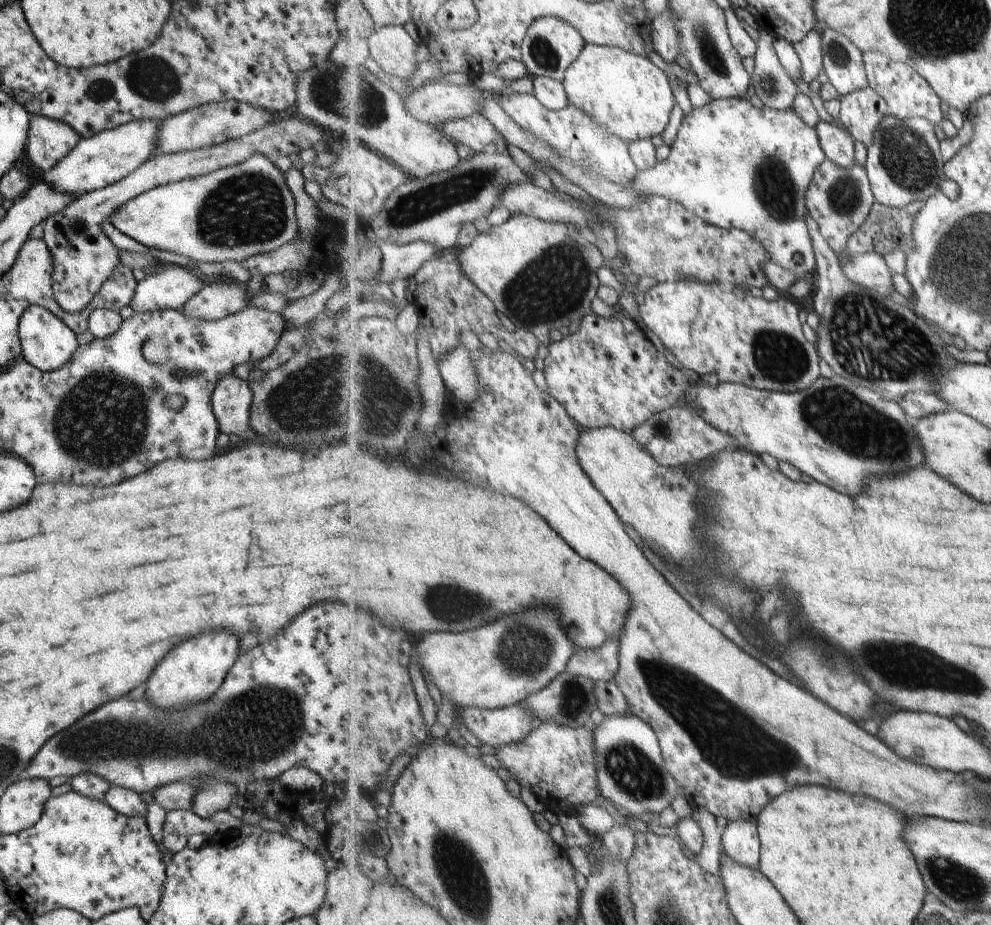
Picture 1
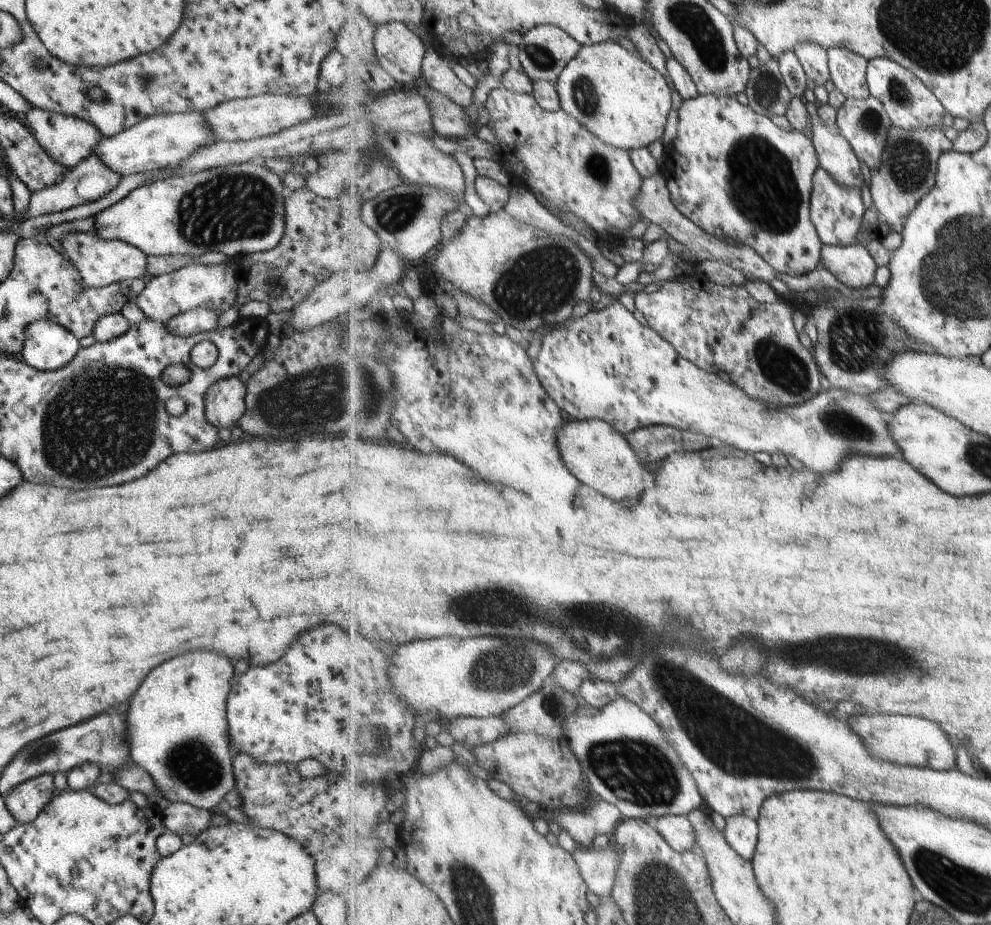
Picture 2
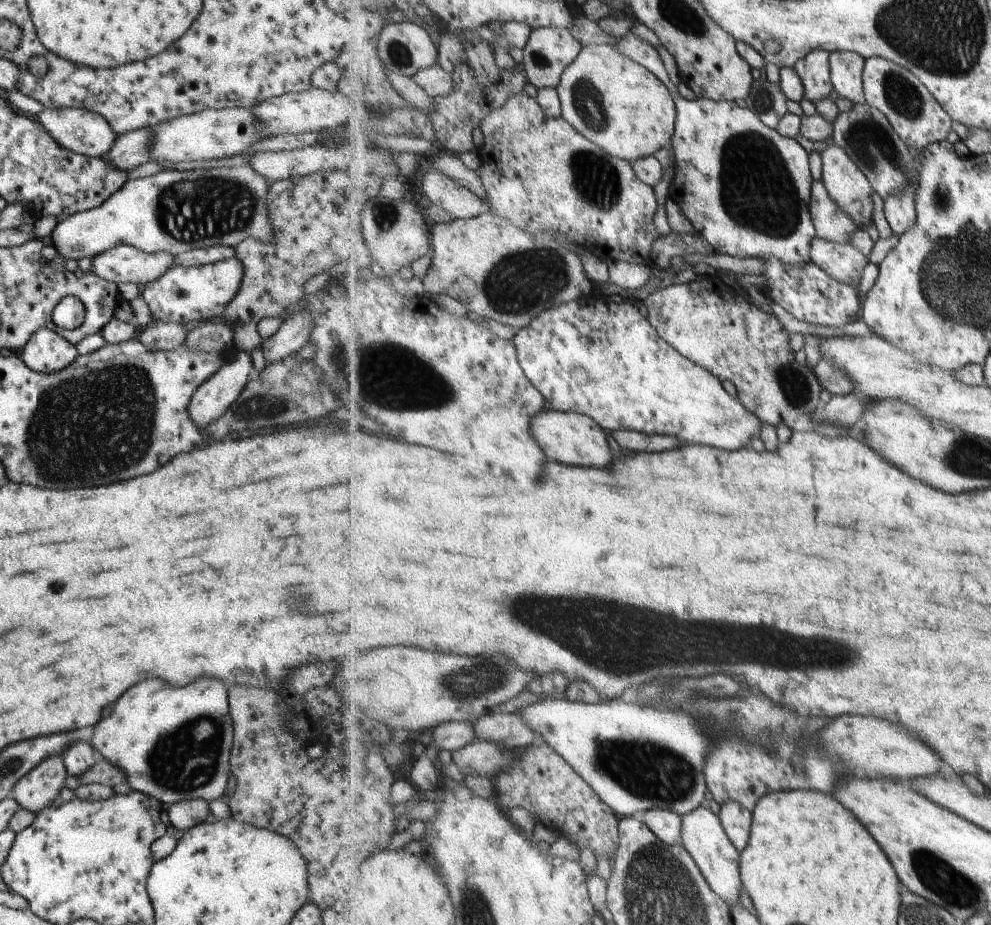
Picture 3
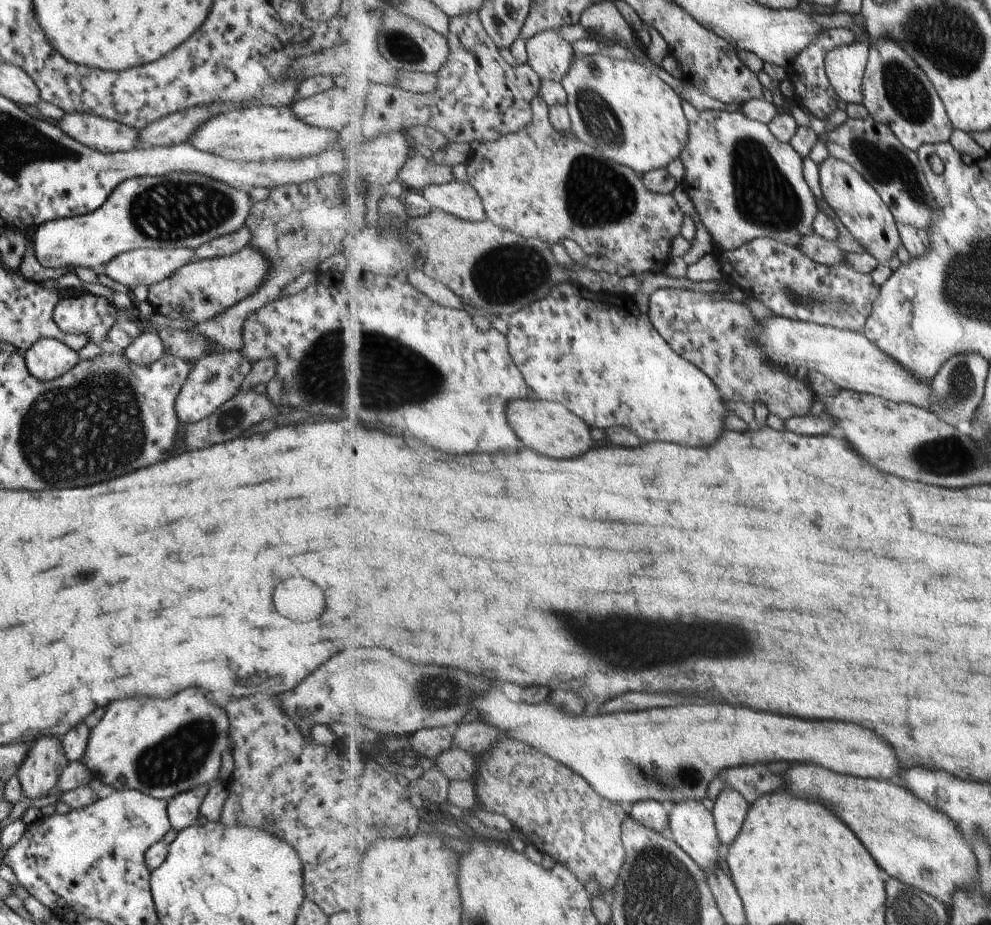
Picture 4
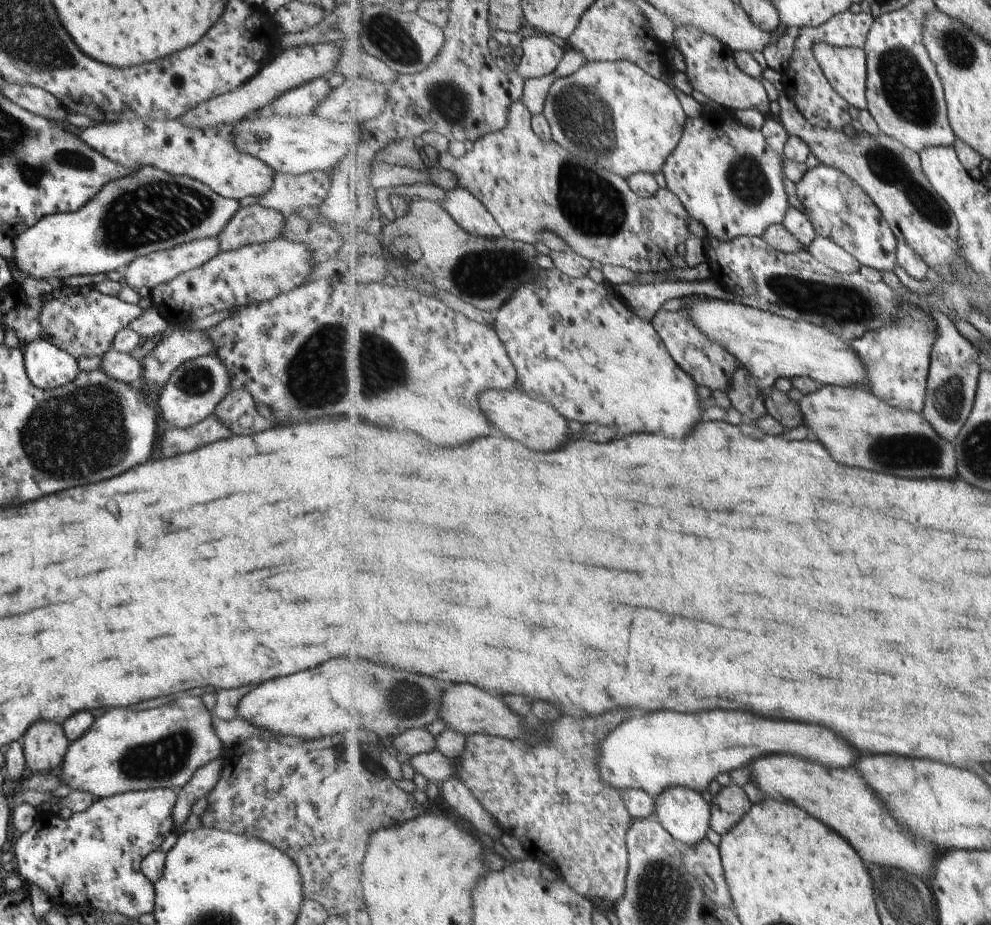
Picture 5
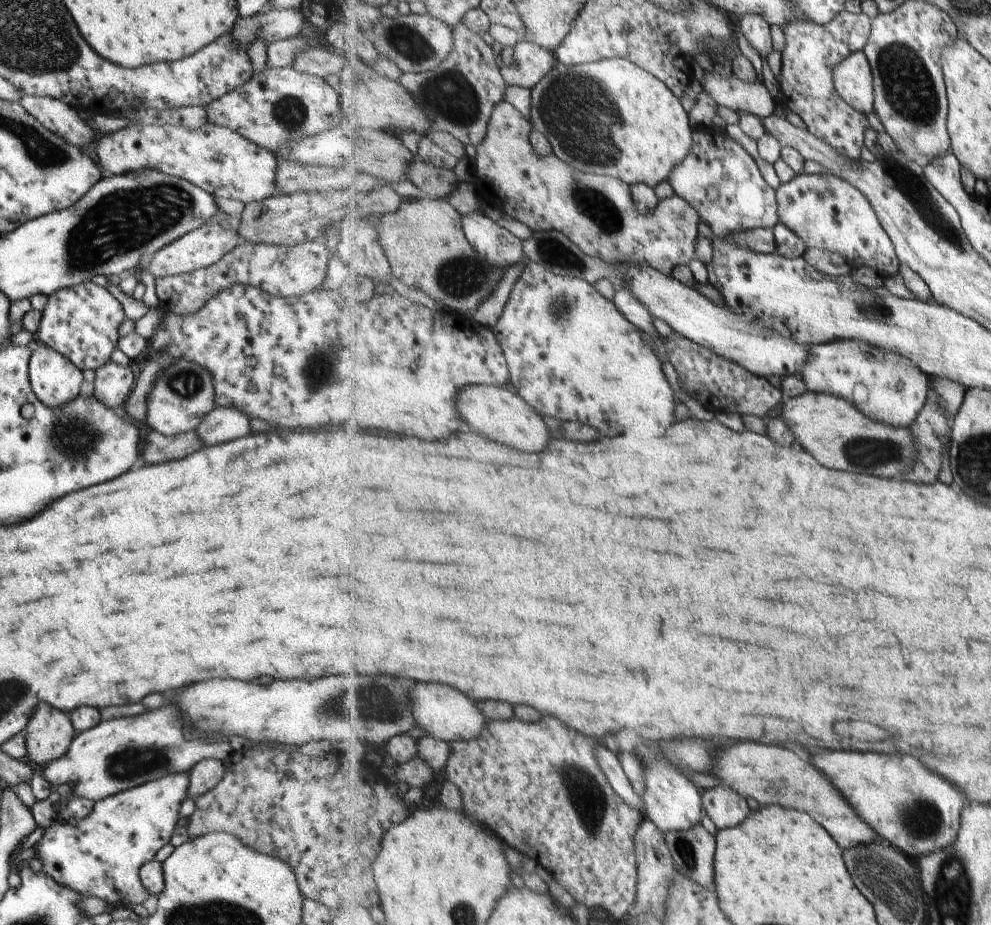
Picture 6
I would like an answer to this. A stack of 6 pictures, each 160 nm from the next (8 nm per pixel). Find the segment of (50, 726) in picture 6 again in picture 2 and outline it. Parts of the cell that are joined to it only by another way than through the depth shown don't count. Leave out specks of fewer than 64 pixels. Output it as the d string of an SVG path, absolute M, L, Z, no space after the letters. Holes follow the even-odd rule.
M52 774L27 779L3 796L5 808L16 824L31 822L51 800L53 789Z

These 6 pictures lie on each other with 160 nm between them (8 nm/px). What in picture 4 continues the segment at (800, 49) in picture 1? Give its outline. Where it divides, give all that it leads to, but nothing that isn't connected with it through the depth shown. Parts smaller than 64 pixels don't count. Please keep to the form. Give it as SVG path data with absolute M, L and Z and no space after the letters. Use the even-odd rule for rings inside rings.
M843 27L825 30L819 33L816 39L811 41L810 45L798 54L797 58L793 60L795 76L800 81L805 81L802 84L795 84L797 86L797 92L794 101L799 106L807 108L814 116L823 120L829 118L839 108L840 96L837 94L835 87L831 84L830 78L828 77L825 64L826 56L830 50L838 46L850 45L856 39L857 36L853 30Z

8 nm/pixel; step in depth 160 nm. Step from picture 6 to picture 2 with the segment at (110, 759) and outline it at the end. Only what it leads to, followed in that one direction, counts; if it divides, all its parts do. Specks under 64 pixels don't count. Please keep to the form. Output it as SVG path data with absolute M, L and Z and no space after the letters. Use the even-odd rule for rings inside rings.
M191 652L151 670L127 704L125 718L126 747L131 762L139 765L153 781L156 790L168 803L187 803L213 810L234 787L225 701L232 681L232 666L227 658L211 652Z

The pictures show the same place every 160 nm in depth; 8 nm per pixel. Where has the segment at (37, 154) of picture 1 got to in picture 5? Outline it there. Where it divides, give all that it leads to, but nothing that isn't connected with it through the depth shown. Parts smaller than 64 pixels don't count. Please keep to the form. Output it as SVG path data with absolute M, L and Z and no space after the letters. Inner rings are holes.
M179 119L154 120L120 120L105 121L81 129L79 138L89 148L96 150L107 160L119 163L122 167L152 166L170 175L192 178L208 186L215 194L226 199L241 200L245 196L253 196L256 200L269 190L274 170L258 158L236 149L232 139L232 125L217 125L216 127L188 127Z

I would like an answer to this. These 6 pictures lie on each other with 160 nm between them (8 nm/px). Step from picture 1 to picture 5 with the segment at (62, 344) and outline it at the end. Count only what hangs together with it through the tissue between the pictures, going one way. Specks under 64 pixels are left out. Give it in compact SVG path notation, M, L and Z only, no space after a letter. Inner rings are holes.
M43 338L24 346L21 358L29 382L38 389L51 390L70 383L80 371L76 360Z

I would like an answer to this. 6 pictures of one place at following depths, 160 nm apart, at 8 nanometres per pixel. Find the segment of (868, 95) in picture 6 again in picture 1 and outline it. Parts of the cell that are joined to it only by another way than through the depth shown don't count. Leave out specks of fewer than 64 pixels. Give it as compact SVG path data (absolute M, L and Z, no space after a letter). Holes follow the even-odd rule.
M827 29L822 34L822 45L824 72L841 96L869 85L864 52L849 37Z

